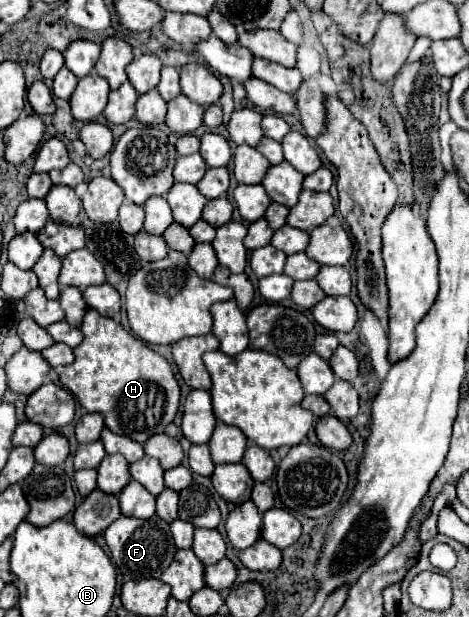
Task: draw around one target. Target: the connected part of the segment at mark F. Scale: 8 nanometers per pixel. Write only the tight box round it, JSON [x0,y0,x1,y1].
[104,516,176,580]

